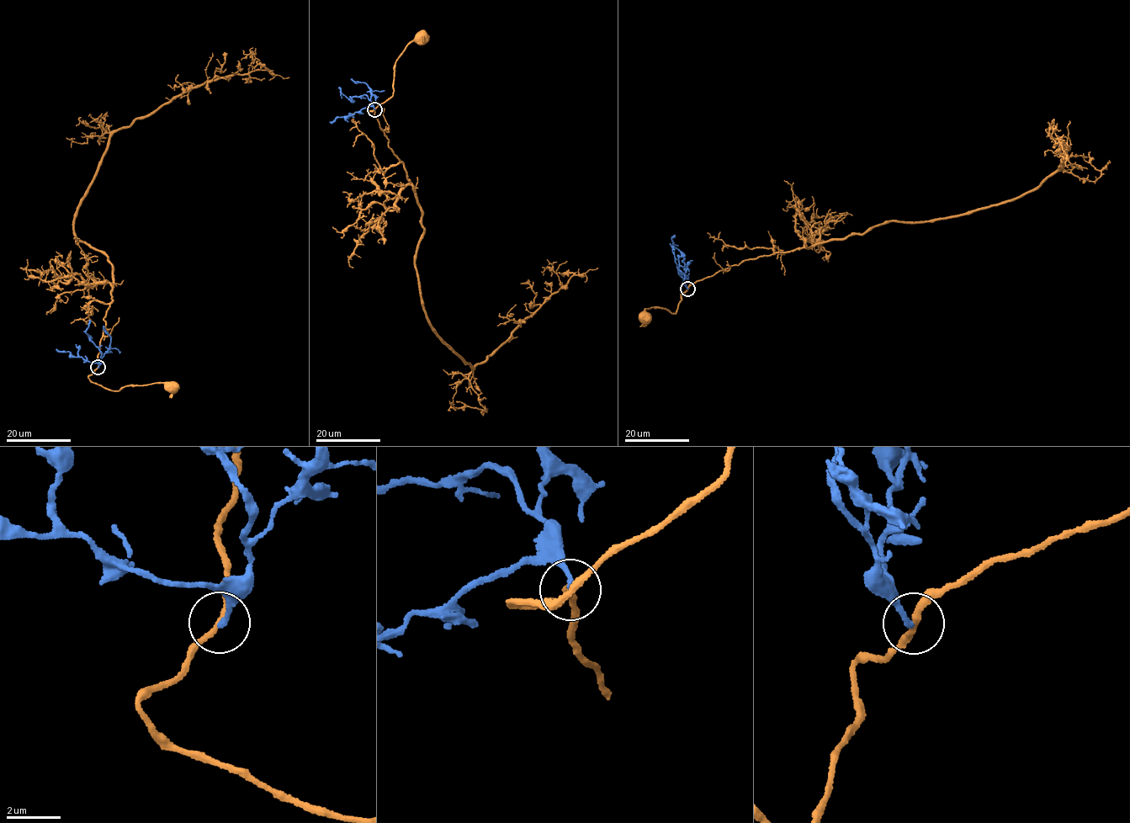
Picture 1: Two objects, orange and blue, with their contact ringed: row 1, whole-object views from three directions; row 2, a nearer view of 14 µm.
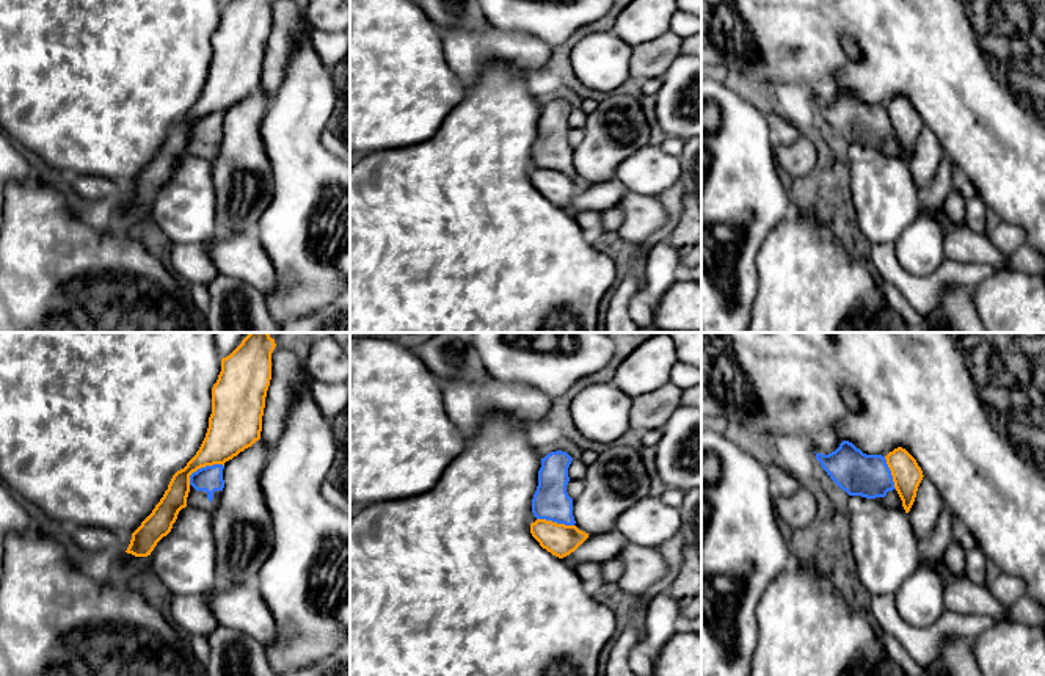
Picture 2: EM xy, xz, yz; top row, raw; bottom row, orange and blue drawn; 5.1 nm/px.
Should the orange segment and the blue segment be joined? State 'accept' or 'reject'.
reject

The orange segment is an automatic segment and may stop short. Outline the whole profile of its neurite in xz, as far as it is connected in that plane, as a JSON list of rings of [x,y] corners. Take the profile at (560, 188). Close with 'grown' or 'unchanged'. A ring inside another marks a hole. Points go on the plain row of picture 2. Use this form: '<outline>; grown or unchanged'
[[[546,168],[532,171],[530,182],[543,198],[559,207],[574,201],[588,187],[588,182],[579,179],[576,174],[557,173]]]; unchanged

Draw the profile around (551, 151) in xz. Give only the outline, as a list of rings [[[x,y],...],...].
[[[562,99],[541,107],[538,135],[532,147],[532,162],[537,168],[574,174],[573,147],[566,141],[568,116],[573,107]]]

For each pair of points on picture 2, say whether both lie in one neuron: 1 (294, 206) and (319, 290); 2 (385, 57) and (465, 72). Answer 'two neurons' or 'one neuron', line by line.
1: one neuron
2: two neurons

